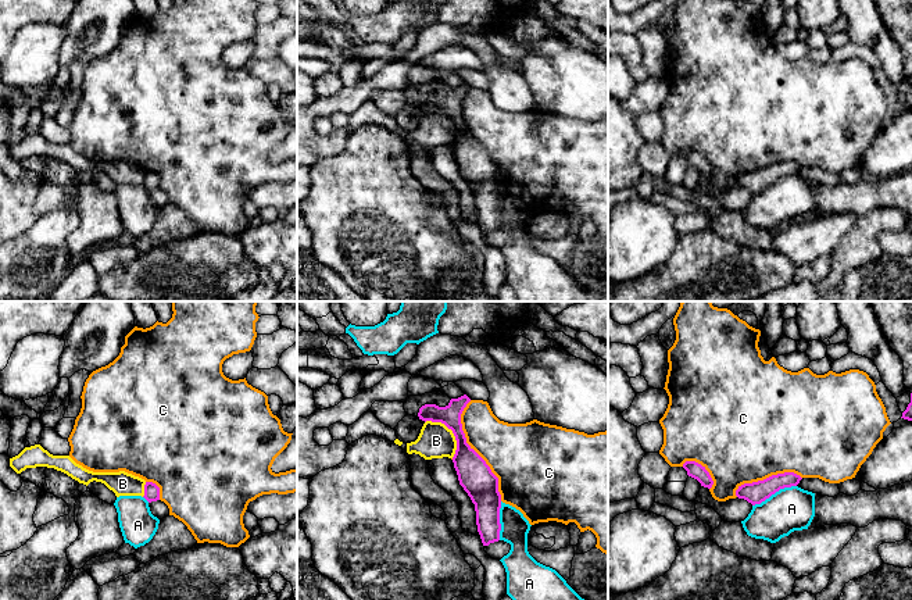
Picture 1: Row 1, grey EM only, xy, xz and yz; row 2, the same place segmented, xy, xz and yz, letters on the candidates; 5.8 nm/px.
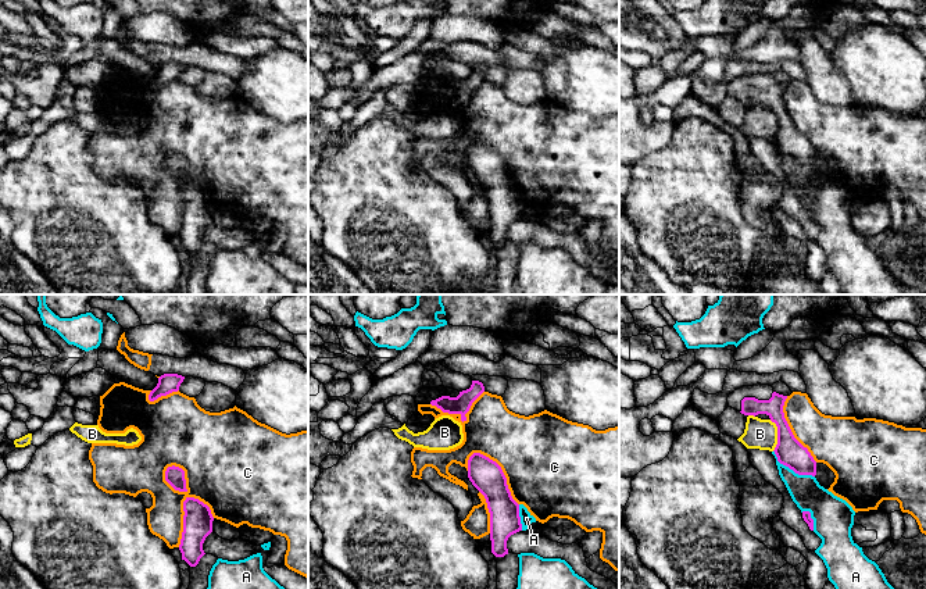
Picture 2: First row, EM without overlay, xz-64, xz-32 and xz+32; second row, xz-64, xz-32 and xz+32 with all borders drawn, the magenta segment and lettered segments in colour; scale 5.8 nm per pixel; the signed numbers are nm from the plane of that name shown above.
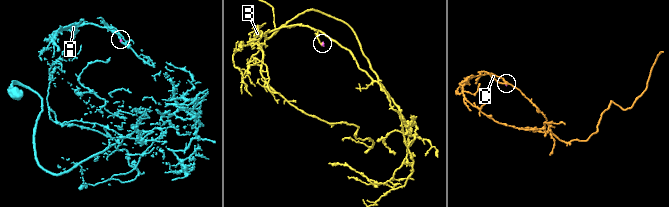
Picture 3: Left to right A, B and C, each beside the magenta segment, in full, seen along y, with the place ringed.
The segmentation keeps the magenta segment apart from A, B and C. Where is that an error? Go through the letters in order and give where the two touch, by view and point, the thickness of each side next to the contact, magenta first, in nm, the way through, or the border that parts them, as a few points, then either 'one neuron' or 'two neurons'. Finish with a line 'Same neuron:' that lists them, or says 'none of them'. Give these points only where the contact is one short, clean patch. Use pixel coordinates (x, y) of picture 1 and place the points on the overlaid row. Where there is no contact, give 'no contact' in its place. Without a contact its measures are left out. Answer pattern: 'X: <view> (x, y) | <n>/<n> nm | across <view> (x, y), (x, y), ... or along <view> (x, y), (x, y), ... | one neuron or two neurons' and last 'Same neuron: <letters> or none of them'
A: yz (773, 493) | 130/260 nm | two neurons
B: xz (451, 429) | 170/200 nm | along xz (425, 421), (440, 421), (451, 431), (456, 440), (453, 457) | two neurons
C: xz (474, 450) | 190/360 nm | two neurons
Same neuron: none of them

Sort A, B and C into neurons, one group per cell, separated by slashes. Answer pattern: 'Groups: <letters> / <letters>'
Groups: A / B / C

